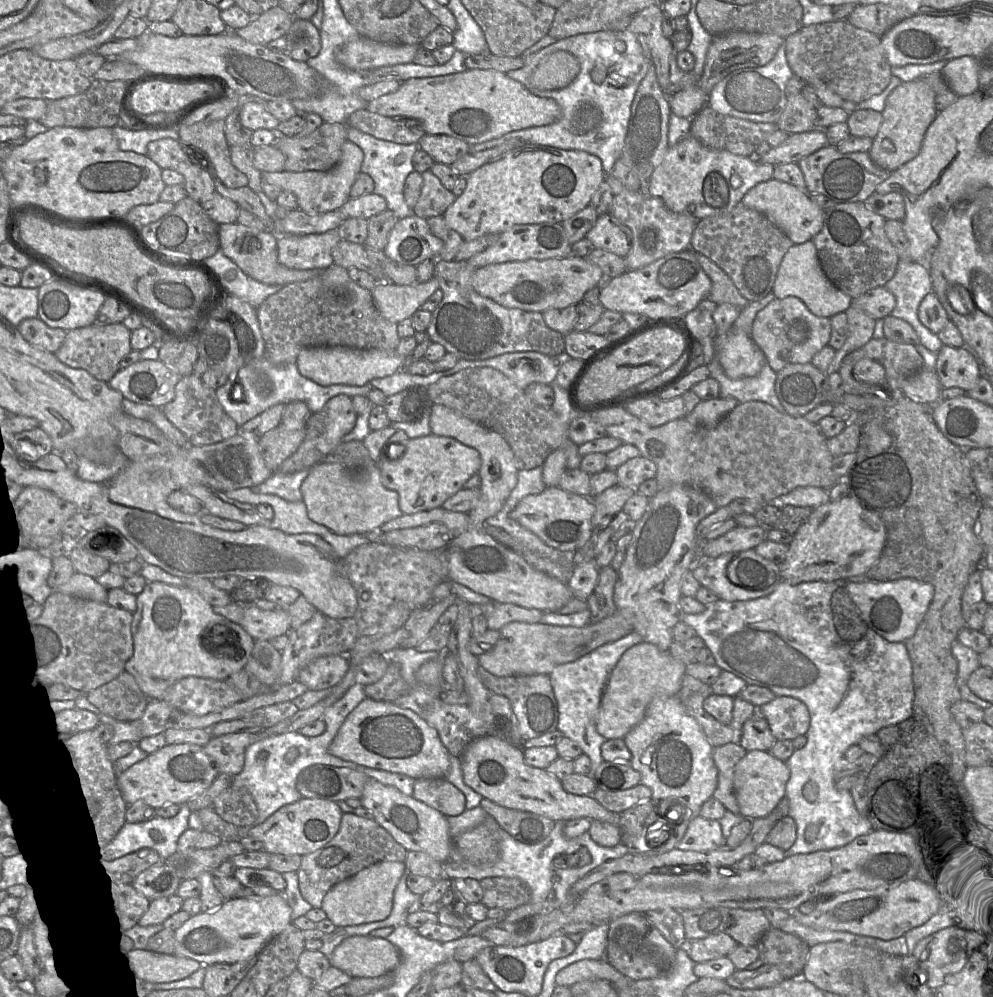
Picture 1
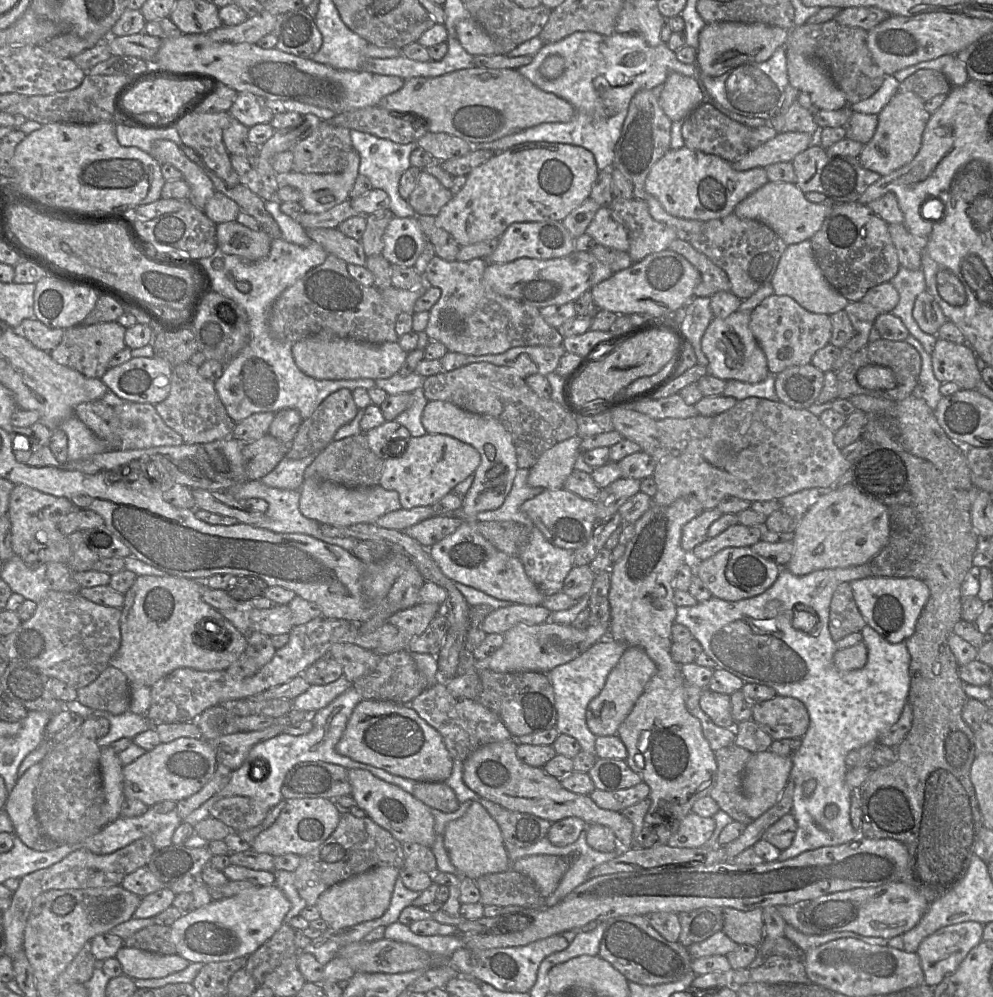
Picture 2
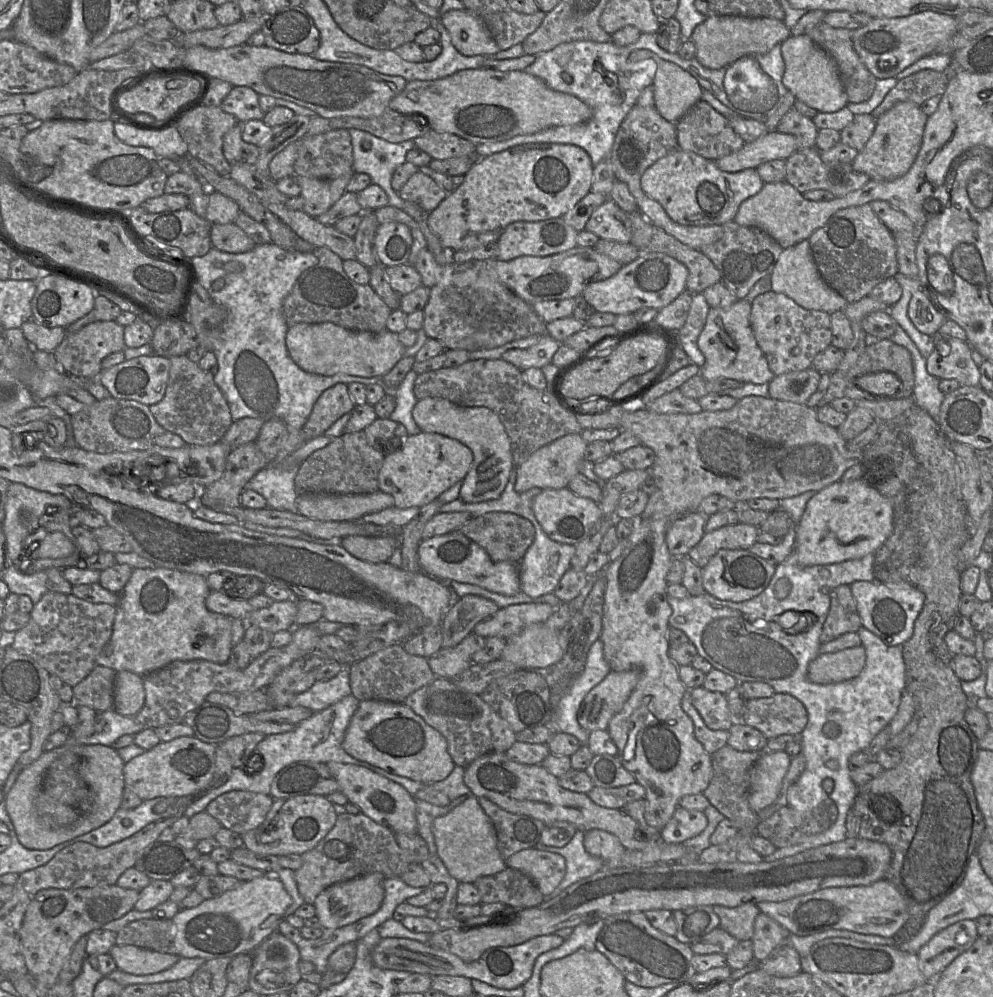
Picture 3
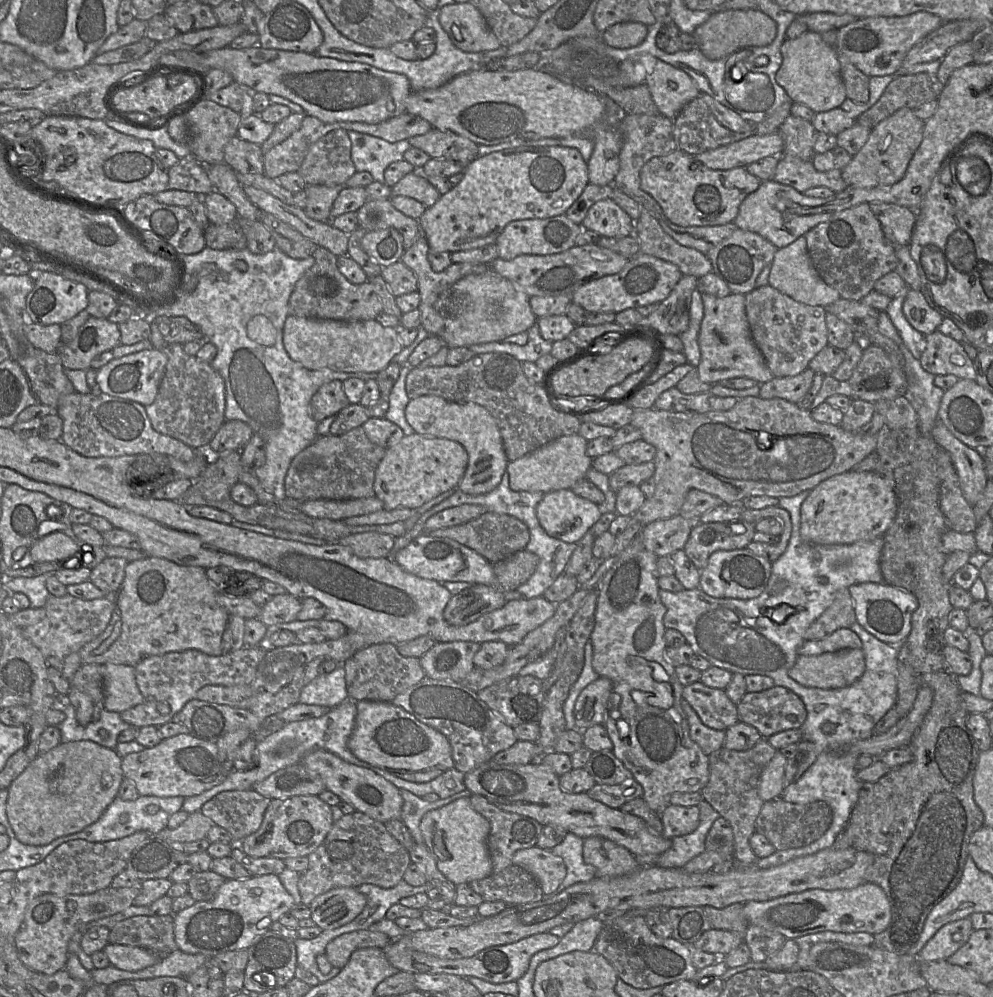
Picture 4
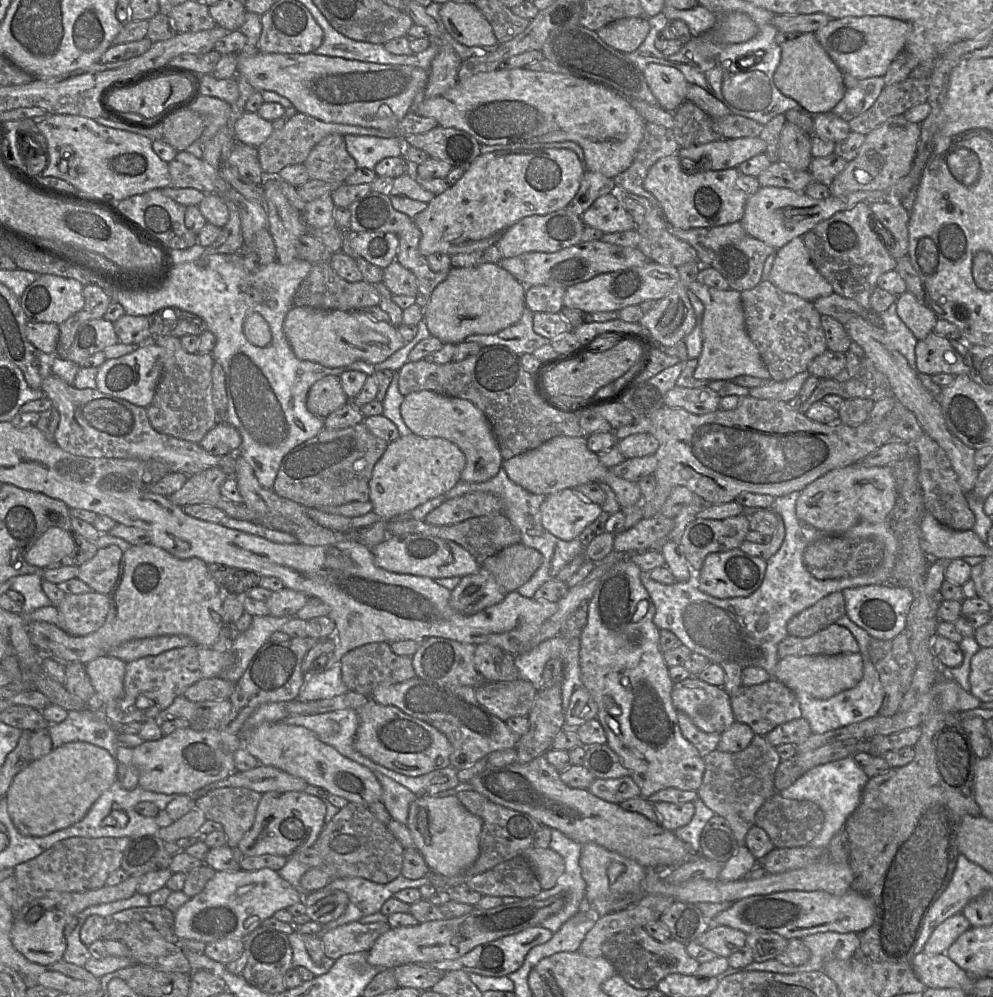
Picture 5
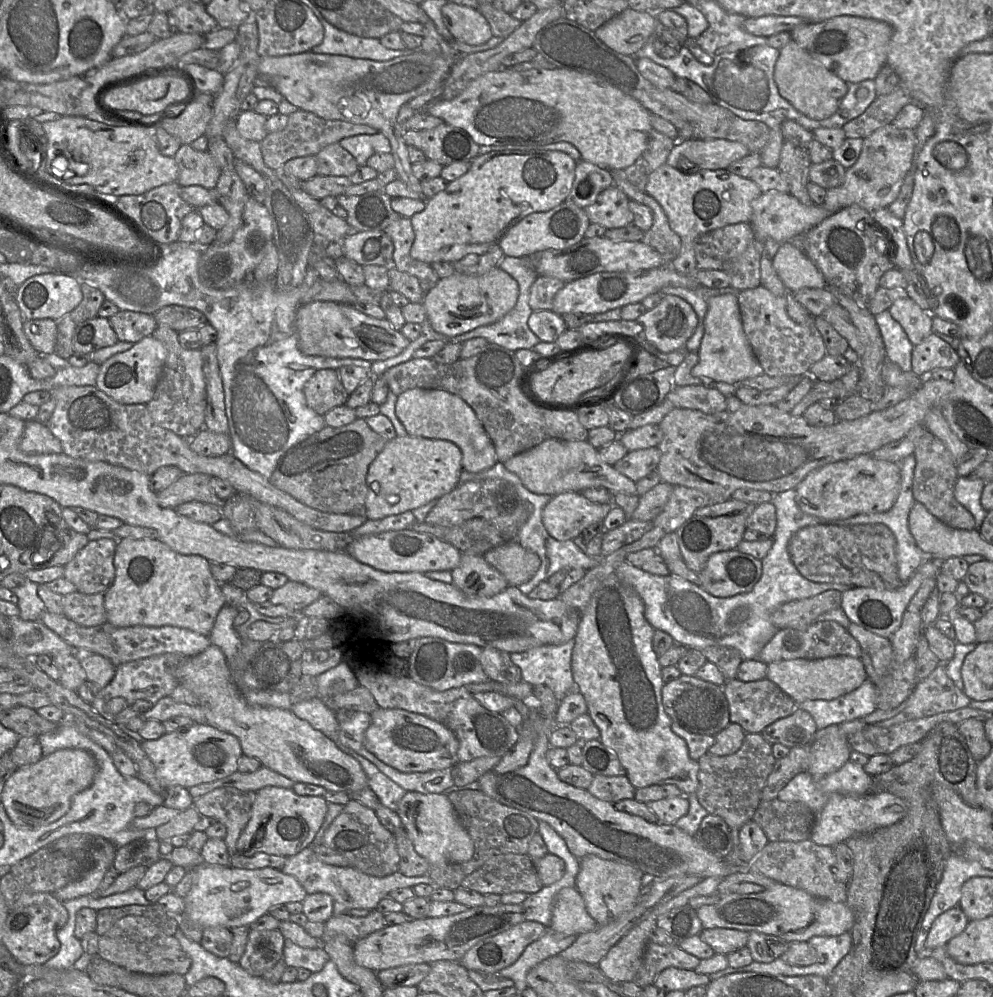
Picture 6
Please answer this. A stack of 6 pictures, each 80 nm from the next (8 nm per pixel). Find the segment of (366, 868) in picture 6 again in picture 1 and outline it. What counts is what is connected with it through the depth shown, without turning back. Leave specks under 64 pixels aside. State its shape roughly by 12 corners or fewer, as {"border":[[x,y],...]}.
{"border":[[344,813],[338,833],[303,855],[299,891],[327,892],[406,850],[374,819]]}

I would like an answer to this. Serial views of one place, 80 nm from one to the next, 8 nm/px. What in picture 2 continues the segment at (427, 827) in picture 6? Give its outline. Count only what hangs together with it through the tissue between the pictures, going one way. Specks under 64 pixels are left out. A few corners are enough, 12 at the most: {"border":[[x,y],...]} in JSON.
{"border":[[479,801],[447,824],[461,877],[511,869],[501,829]]}

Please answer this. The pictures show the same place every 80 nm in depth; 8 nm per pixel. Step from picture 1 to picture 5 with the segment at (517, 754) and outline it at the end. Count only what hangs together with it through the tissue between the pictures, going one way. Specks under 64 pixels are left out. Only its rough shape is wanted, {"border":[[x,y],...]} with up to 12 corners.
{"border":[[544,755],[469,783],[648,870],[696,856],[640,813],[567,786]]}

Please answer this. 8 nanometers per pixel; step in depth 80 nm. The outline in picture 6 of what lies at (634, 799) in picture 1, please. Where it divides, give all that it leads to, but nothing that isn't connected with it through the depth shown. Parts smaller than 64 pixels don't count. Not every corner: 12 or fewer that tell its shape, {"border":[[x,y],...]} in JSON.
{"border":[[594,775],[587,790],[614,804],[634,798],[626,775]]}

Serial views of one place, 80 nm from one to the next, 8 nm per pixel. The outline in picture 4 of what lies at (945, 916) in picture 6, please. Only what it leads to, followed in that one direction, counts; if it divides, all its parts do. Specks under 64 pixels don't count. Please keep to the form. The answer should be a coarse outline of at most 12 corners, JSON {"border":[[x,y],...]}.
{"border":[[969,917],[945,924],[918,960],[946,960],[967,942]]}

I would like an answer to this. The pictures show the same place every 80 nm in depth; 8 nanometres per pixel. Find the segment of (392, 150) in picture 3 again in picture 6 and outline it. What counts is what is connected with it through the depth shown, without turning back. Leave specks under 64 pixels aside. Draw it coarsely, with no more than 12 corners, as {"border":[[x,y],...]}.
{"border":[[381,132],[343,138],[339,144],[365,166],[375,153],[391,153]]}

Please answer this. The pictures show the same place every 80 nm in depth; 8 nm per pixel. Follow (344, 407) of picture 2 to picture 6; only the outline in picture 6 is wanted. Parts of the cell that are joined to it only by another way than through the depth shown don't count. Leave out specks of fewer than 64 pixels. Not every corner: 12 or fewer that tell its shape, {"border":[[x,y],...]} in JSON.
{"border":[[315,372],[305,383],[307,406],[322,416],[349,396],[338,372]]}

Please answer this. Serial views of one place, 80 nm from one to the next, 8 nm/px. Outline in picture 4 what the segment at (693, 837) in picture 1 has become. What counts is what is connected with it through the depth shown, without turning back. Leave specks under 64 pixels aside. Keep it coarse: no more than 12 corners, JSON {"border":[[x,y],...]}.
{"border":[[670,804],[659,815],[662,835],[673,839],[694,832],[698,806]]}

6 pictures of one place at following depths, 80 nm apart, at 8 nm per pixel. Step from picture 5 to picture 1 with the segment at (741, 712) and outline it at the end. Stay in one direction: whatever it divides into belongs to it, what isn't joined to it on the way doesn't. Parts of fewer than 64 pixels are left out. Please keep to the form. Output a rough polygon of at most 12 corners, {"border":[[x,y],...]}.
{"border":[[777,697],[758,708],[777,741],[805,736],[800,700]]}

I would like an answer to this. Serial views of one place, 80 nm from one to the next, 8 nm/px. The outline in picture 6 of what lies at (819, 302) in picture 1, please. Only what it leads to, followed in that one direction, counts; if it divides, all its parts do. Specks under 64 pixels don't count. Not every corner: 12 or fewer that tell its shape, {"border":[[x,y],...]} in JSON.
{"border":[[796,242],[780,244],[772,266],[790,292],[827,287]]}

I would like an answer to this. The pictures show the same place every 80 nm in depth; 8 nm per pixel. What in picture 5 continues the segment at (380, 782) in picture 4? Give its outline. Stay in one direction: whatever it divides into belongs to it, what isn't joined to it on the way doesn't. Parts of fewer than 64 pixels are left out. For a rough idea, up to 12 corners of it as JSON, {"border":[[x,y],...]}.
{"border":[[303,726],[243,733],[260,764],[349,802],[382,802],[374,771]]}

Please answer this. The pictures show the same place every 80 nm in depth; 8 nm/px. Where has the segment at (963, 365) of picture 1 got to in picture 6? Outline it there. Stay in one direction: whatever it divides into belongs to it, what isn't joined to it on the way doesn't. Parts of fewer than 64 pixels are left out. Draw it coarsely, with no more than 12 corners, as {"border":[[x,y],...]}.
{"border":[[933,332],[912,350],[912,372],[954,369],[960,357]]}

